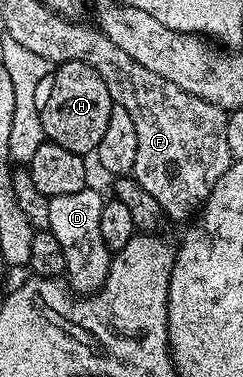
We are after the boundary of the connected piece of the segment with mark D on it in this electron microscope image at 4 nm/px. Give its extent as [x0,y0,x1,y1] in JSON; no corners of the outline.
[49,186,113,294]

